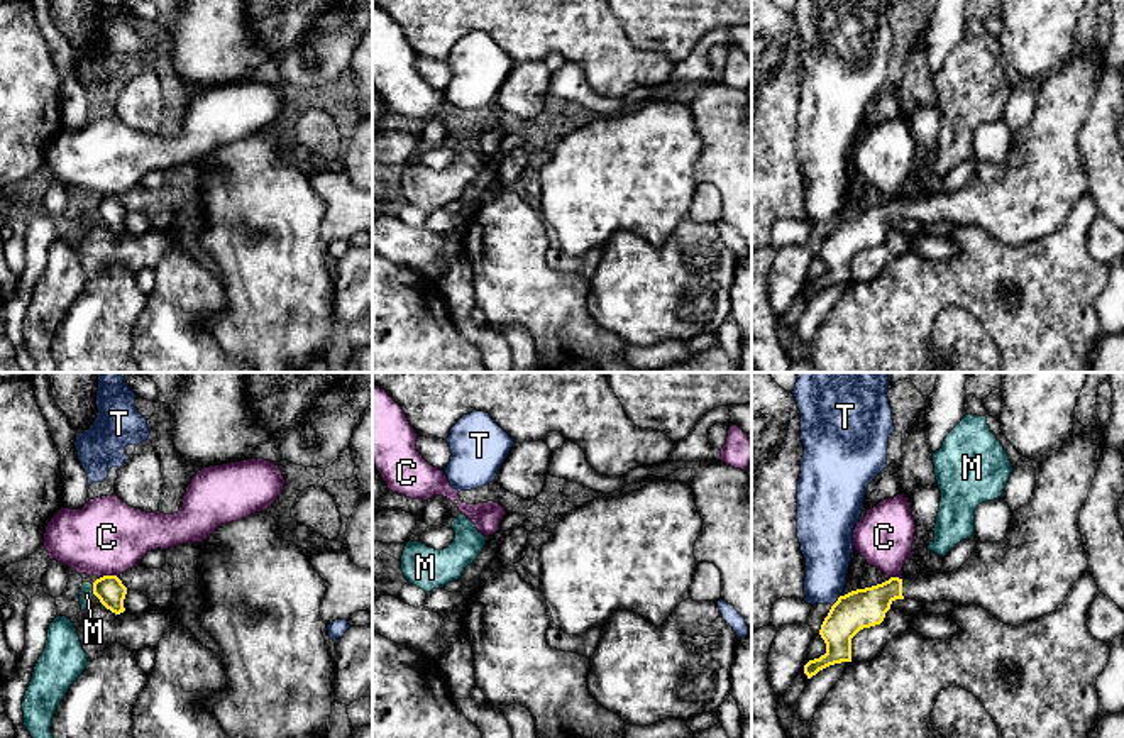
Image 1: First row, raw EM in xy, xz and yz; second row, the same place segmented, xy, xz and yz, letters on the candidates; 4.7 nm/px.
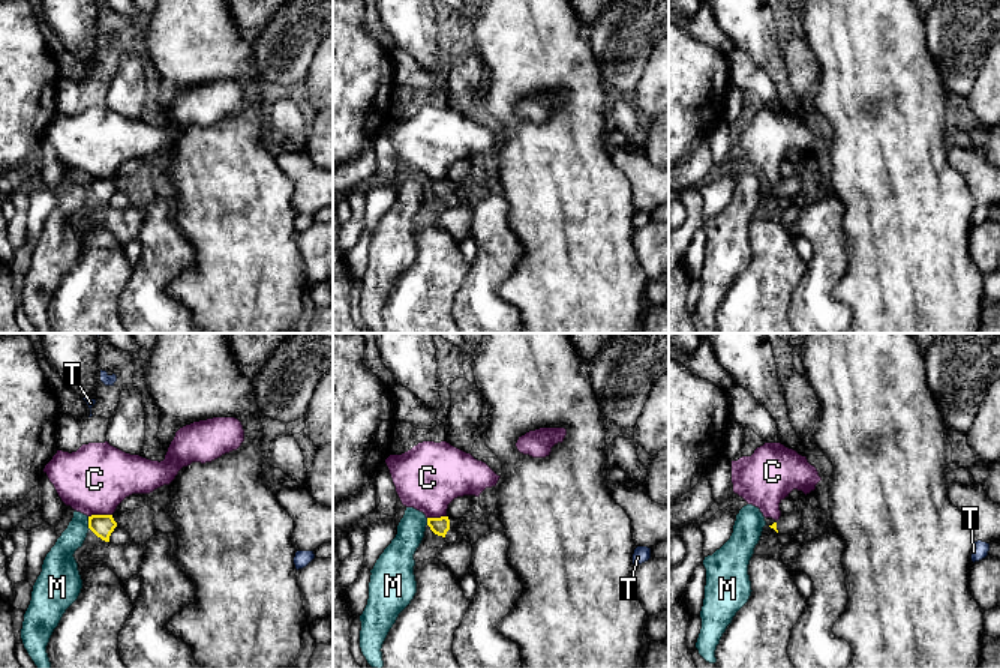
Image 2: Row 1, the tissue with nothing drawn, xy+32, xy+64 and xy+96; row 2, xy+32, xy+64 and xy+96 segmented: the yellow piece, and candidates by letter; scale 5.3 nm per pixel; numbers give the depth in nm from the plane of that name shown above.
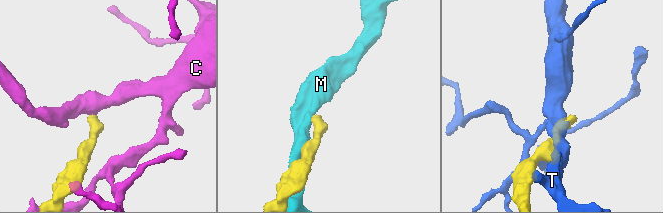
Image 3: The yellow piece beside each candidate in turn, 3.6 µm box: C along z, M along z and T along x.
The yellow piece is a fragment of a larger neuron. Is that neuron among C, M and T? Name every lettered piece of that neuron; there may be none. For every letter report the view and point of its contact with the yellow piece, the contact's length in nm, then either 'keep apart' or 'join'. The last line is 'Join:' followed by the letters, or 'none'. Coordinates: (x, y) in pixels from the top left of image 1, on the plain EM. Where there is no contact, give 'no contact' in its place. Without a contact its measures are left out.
C: xy (109, 197) | 90 nm | keep apart
M: xy (93, 210) | 60 nm | keep apart
T: yz (837, 222) | 80 nm | keep apart
Join: none

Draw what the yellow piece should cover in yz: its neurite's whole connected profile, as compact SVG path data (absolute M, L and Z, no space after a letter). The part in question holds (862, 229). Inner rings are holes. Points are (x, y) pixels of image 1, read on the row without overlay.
M1102 44L1092 56L1072 54L1060 69L1043 76L1036 88L1034 113L1028 125L1012 134L1006 159L994 164L978 162L973 176L953 193L931 191L921 183L928 174L929 154L936 146L941 112L938 105L914 110L909 124L916 144L912 181L917 184L917 195L904 200L890 198L882 205L840 217L819 251L826 274L804 286L807 300L829 286L851 283L851 259L863 249L880 245L895 220L950 222L955 227L977 225L1011 247L1055 232L1088 188L1078 139L1104 69Z

